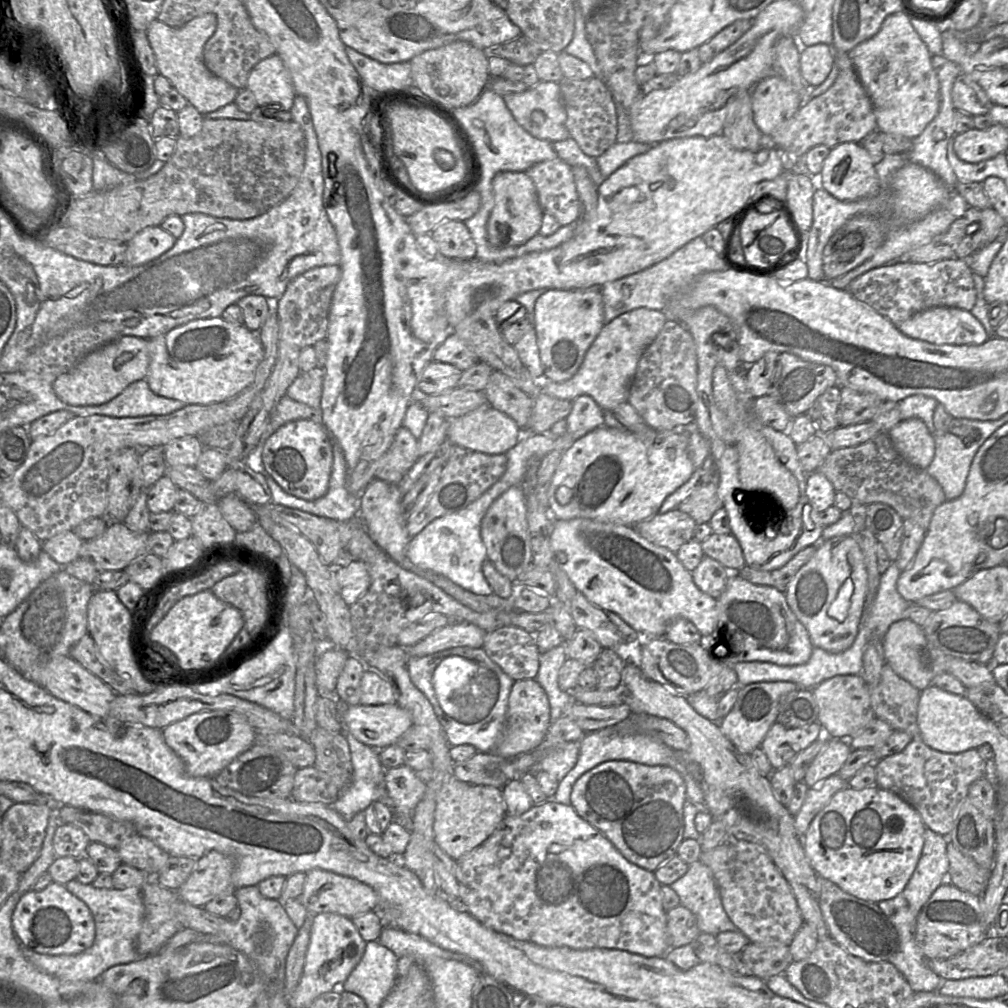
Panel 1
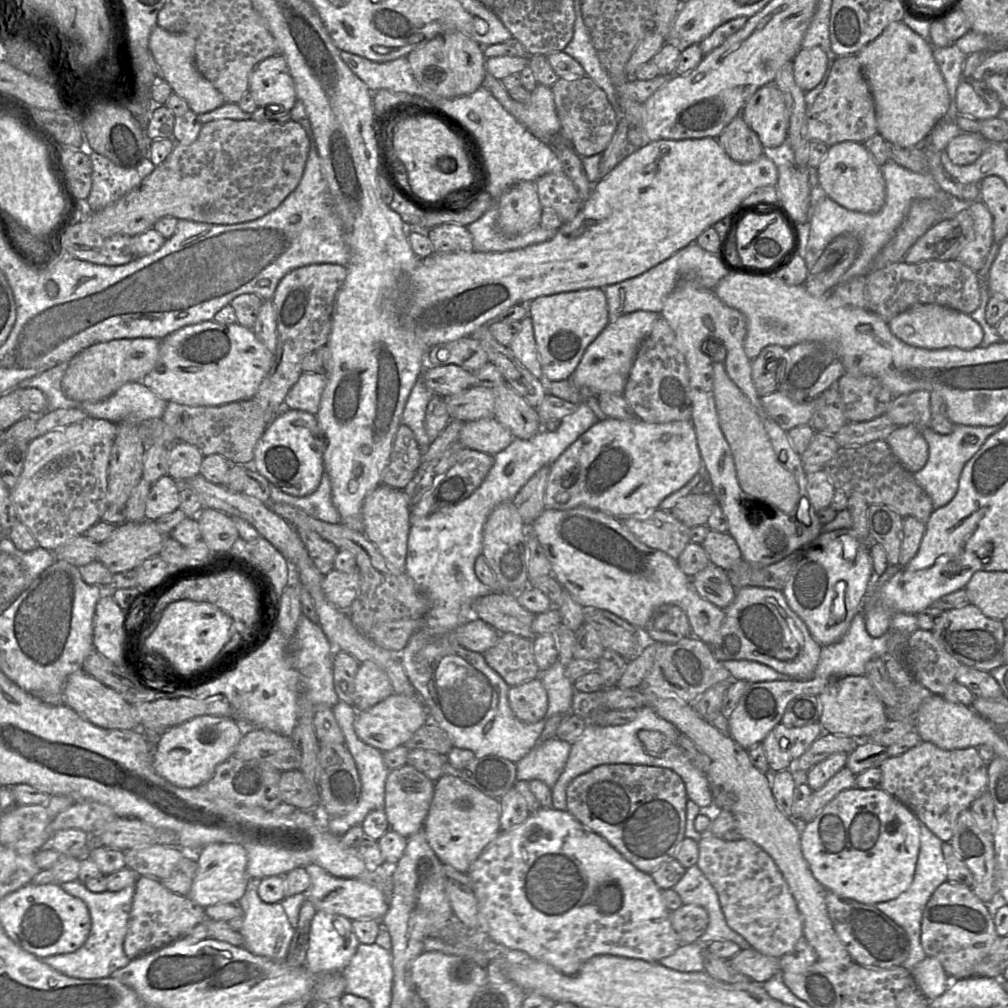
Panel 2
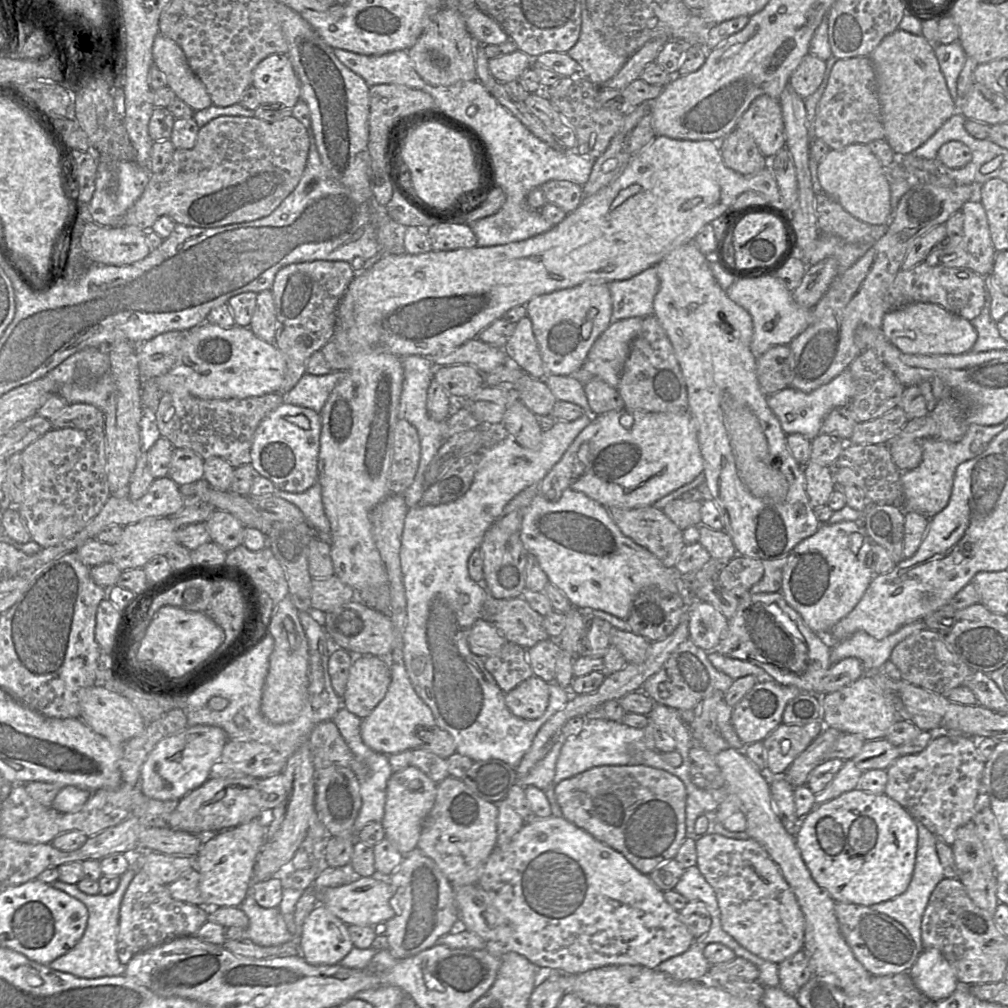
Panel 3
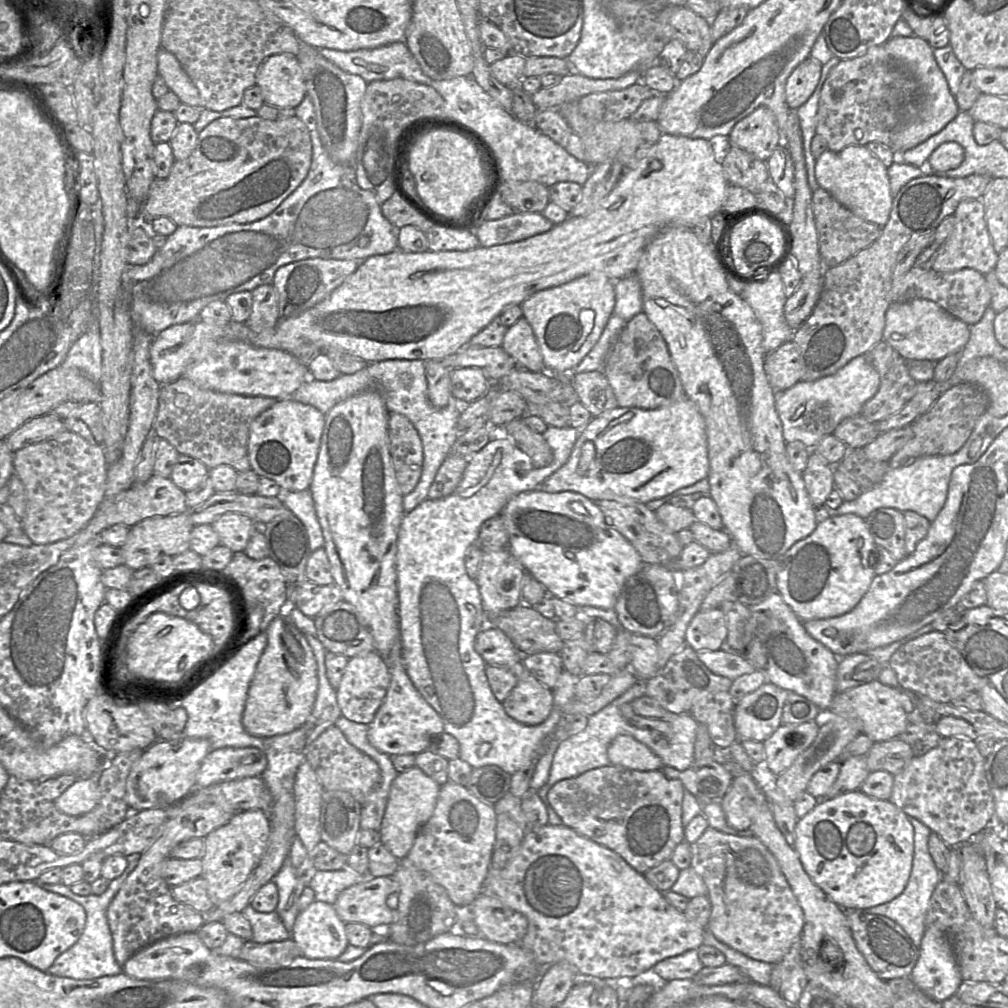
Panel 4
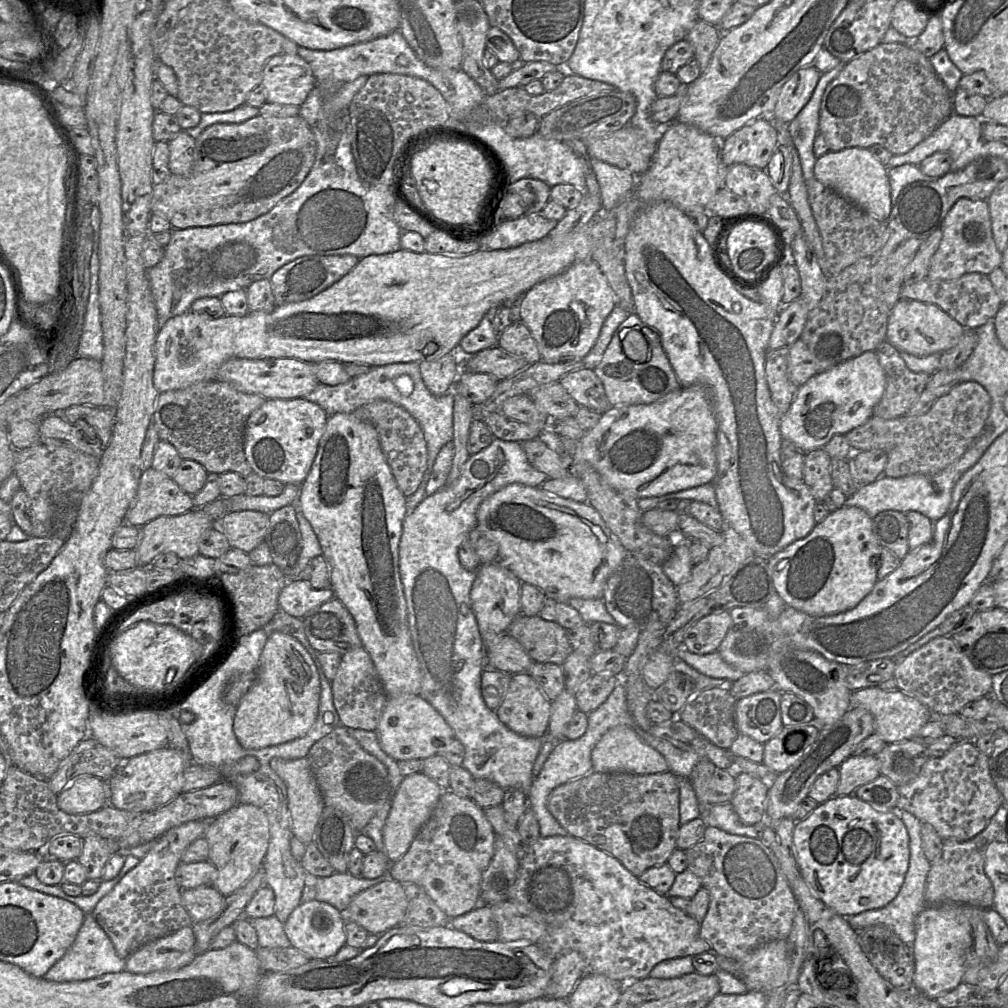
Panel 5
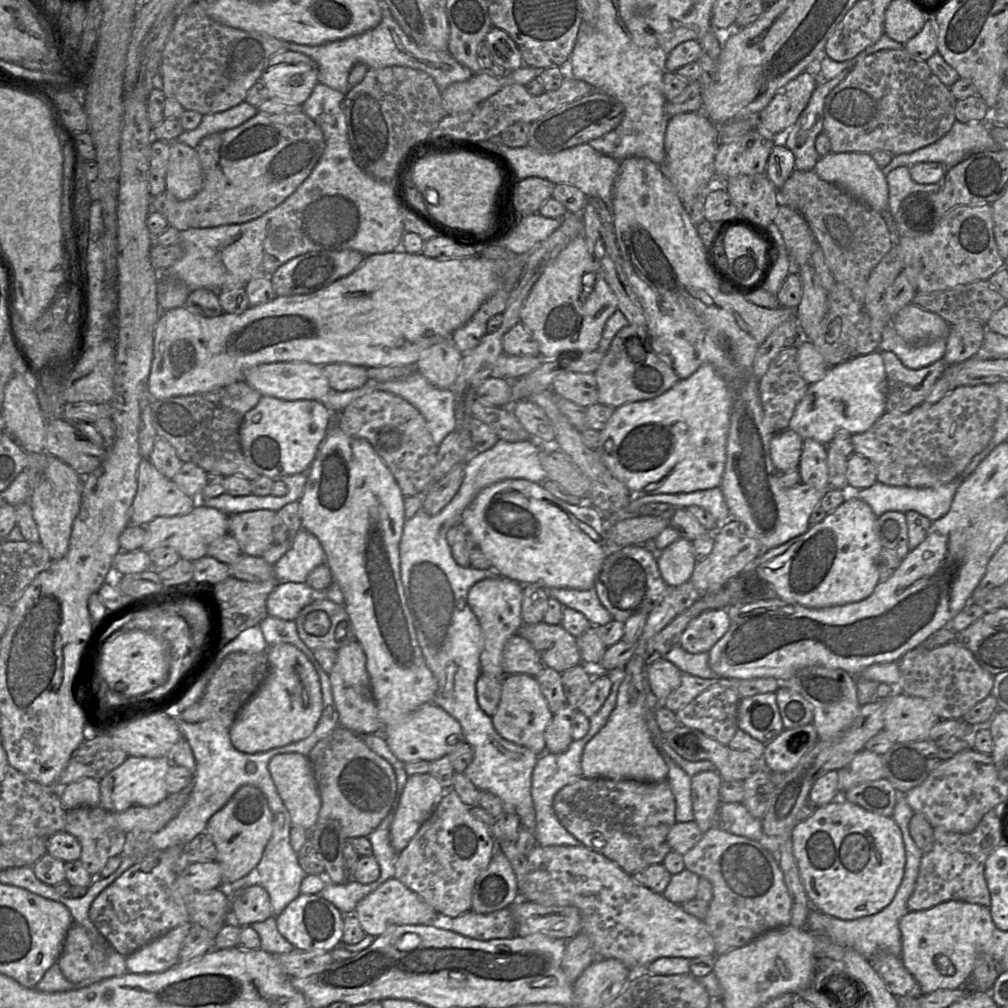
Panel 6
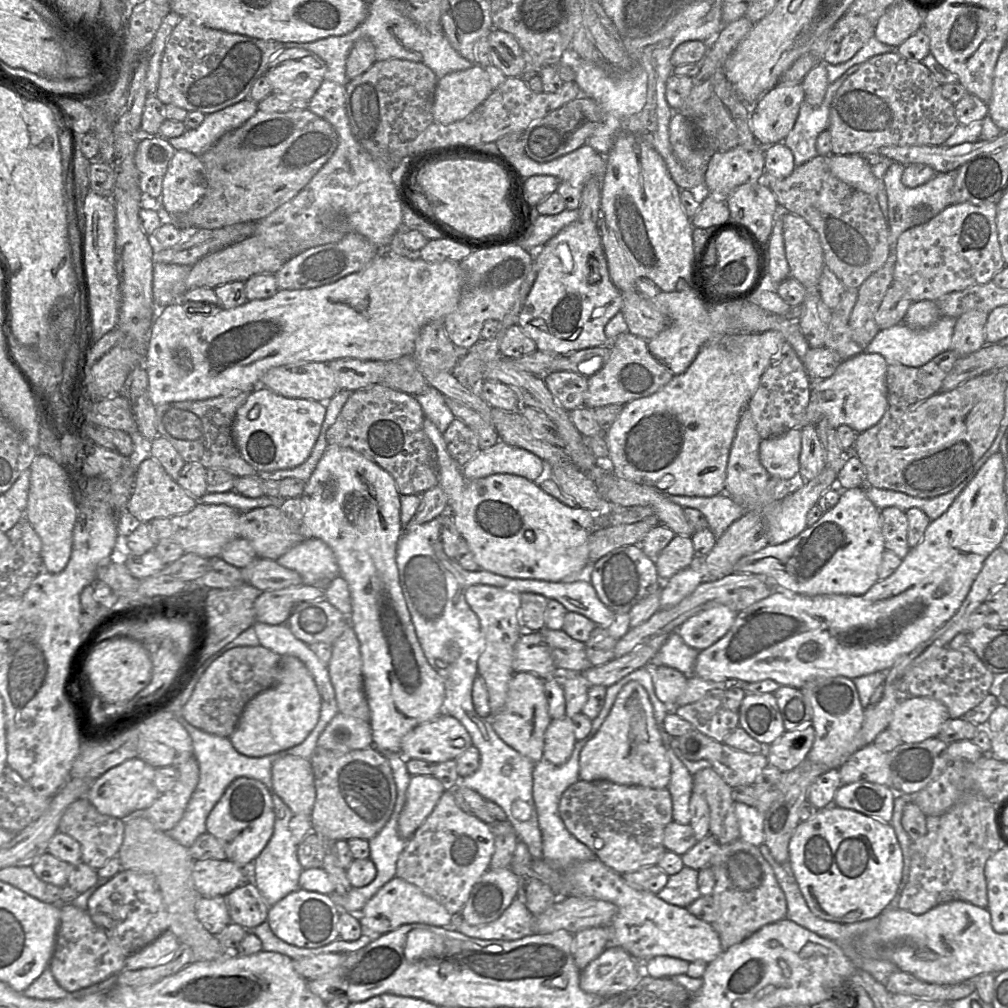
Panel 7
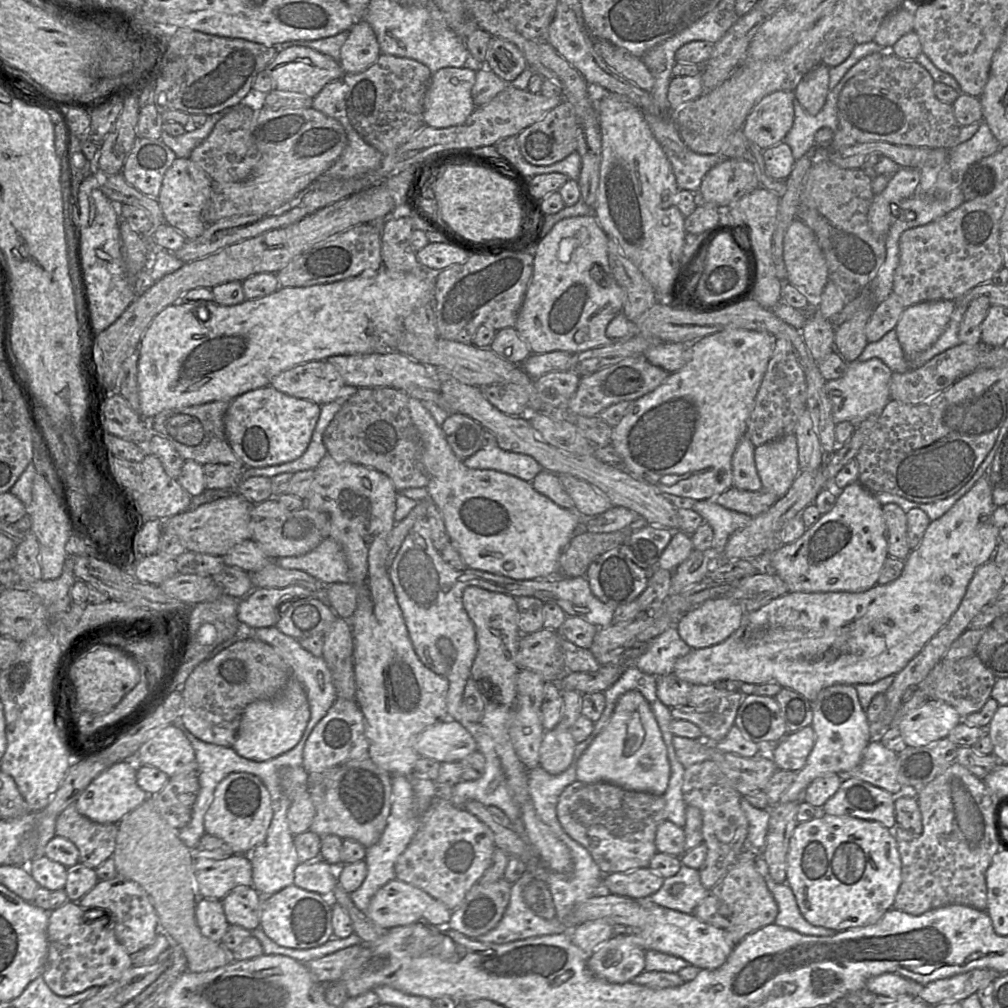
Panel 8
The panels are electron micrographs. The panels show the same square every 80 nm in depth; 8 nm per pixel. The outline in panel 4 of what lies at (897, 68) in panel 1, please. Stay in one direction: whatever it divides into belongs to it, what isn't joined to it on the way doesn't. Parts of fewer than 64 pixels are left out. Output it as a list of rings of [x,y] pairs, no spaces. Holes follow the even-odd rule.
[[[891,37],[884,44],[885,51],[894,64],[907,70],[918,84],[918,92],[912,101],[900,107],[899,129],[892,134],[891,149],[902,153],[941,131],[960,111],[948,82],[934,57],[934,49],[927,40],[912,37]]]

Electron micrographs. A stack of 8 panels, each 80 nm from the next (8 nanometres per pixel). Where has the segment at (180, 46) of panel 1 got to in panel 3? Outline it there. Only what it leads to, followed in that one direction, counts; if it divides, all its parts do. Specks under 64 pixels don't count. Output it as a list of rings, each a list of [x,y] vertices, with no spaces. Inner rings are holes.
[[[160,32],[152,46],[153,64],[165,75],[167,86],[176,97],[194,111],[212,105],[211,98],[201,80],[189,67],[180,46]]]

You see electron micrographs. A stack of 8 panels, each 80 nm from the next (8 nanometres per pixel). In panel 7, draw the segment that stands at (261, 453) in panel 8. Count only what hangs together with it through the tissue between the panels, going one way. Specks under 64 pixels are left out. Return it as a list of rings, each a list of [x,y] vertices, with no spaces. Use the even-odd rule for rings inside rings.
[[[258,386],[237,410],[232,436],[243,459],[258,471],[296,467],[310,456],[326,415],[326,403],[282,396]]]

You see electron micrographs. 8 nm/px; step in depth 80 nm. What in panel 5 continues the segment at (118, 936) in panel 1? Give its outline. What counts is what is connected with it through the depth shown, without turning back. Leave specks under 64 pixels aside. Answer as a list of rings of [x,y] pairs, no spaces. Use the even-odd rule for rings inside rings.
[[[125,854],[125,863],[119,874],[111,880],[101,881],[97,891],[90,896],[69,896],[64,893],[60,885],[43,884],[35,874],[24,876],[17,881],[17,883],[26,888],[69,901],[79,907],[84,914],[83,924],[79,929],[74,943],[65,955],[43,976],[44,979],[58,983],[85,981],[99,978],[108,973],[117,973],[125,970],[125,959],[117,954],[111,939],[94,919],[93,911],[100,899],[111,892],[126,873],[134,868],[139,862],[140,860],[138,858]]]

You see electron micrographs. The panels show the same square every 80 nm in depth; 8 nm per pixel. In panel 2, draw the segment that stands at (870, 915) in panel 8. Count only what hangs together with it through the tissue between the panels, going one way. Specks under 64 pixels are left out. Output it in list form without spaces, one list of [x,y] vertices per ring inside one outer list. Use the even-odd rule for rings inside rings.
[[[853,787],[840,792],[826,806],[823,807],[821,812],[813,820],[803,824],[801,826],[800,840],[802,854],[813,876],[827,891],[831,891],[862,904],[876,905],[897,898],[911,885],[920,850],[920,822],[913,812],[910,811],[904,804],[881,788],[859,789],[857,787]]]

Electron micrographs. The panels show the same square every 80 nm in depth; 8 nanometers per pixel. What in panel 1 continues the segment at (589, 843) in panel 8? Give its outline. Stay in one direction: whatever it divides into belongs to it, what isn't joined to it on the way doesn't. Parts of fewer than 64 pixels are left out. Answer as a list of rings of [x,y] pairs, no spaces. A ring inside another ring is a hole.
[[[626,760],[603,762],[574,783],[571,806],[598,829],[629,862],[651,872],[677,855],[684,837],[686,784],[668,766],[647,766]]]

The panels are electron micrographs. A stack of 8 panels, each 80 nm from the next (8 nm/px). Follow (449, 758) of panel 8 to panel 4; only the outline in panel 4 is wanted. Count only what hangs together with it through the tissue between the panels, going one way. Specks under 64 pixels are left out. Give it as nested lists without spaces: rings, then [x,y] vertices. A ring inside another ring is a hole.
[[[401,640],[396,641],[387,663],[390,684],[382,705],[368,724],[368,740],[373,747],[389,756],[416,755],[428,750],[432,738],[444,732],[443,722],[412,684],[405,668]]]

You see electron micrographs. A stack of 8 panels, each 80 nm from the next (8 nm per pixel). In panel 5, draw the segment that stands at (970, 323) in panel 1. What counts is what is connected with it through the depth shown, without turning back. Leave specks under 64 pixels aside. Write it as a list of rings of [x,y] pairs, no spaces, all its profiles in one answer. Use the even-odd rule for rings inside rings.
[[[900,298],[889,315],[886,341],[900,352],[915,356],[928,356],[942,353],[955,346],[964,332],[965,327],[937,305]]]

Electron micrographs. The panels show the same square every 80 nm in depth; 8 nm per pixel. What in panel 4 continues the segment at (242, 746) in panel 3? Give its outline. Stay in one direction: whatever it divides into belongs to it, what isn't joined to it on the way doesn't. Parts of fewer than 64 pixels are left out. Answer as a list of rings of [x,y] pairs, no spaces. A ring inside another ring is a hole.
[[[225,747],[211,750],[201,762],[196,787],[260,776],[267,766],[266,755],[254,747]]]

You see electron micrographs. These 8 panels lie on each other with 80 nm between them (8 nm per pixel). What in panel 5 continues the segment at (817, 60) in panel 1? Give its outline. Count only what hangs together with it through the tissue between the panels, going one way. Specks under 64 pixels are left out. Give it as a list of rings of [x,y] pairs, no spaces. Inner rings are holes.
[[[813,66],[796,71],[781,87],[772,121],[775,124],[788,124],[808,103],[819,81],[821,73]]]

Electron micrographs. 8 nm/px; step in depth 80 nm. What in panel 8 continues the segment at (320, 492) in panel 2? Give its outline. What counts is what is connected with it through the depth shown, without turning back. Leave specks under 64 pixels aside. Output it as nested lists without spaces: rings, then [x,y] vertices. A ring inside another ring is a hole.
[[[330,537],[304,555],[283,557],[273,561],[277,561],[284,569],[306,572],[325,585],[350,583],[345,553],[341,545]]]

